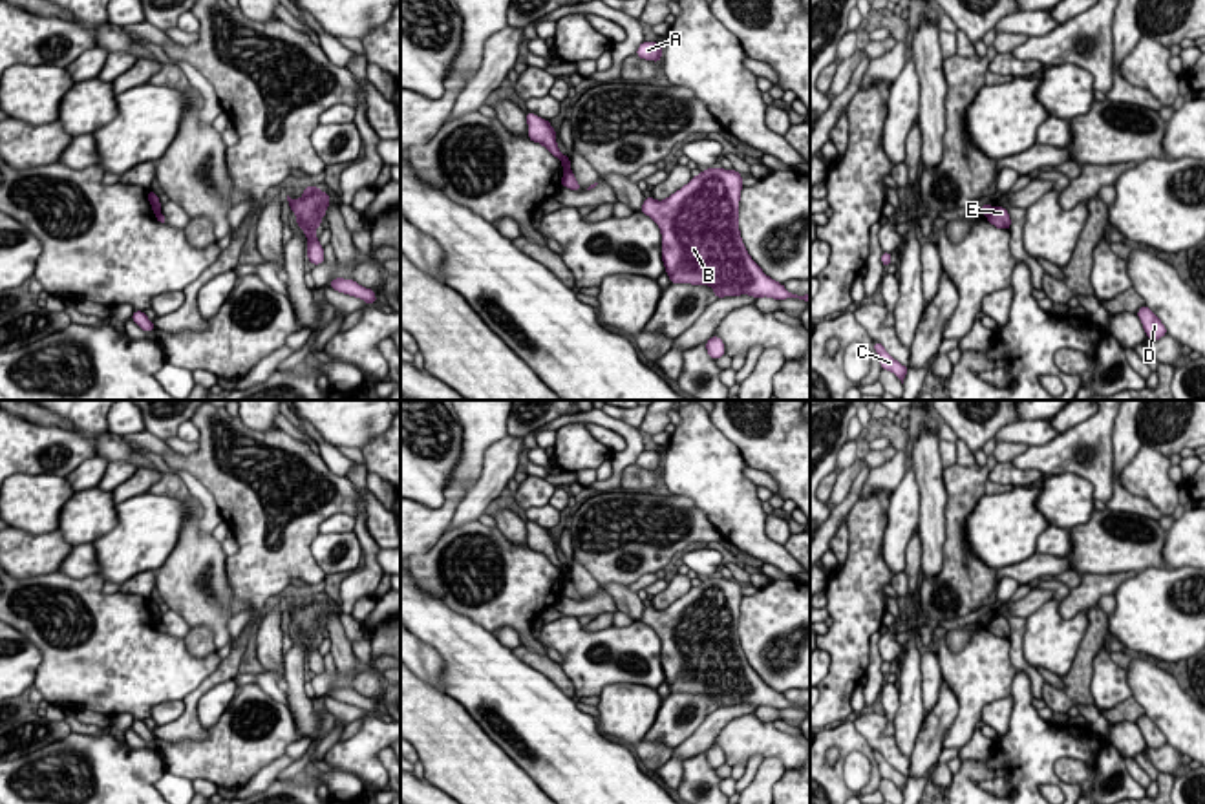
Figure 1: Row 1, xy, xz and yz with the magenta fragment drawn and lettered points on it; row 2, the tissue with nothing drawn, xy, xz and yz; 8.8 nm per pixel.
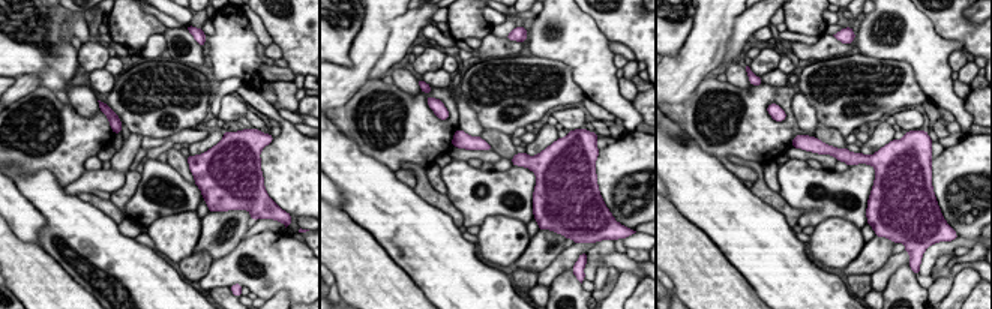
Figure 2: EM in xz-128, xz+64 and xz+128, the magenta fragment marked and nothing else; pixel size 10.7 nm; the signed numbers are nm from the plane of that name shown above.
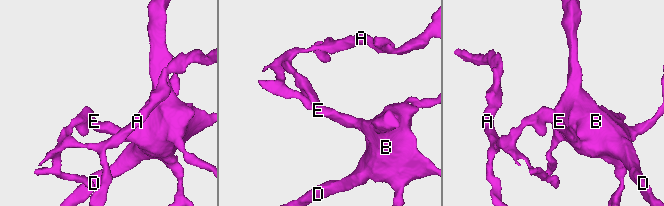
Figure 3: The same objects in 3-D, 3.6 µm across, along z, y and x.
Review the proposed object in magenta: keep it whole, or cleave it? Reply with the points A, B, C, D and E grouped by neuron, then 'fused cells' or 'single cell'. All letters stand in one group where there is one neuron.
A C / B D E | fused cells

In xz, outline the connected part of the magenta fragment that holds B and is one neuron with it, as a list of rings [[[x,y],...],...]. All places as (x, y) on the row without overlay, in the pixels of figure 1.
[[[708,577],[664,610],[645,607],[642,623],[655,629],[662,641],[662,671],[671,693],[709,694],[717,707],[750,704],[755,709],[805,709],[810,704],[792,704],[783,693],[768,687],[748,663],[739,640],[739,610],[742,585],[735,579]]]

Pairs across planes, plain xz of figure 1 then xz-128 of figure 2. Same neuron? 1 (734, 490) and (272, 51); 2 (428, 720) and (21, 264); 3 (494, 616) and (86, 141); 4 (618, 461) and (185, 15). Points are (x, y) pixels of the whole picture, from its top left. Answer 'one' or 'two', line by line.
1: two
2: one
3: one
4: one

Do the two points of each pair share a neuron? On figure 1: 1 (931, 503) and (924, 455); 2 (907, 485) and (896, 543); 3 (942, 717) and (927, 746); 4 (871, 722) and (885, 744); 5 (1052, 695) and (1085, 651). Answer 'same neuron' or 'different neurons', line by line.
1: same neuron
2: same neuron
3: same neuron
4: same neuron
5: same neuron

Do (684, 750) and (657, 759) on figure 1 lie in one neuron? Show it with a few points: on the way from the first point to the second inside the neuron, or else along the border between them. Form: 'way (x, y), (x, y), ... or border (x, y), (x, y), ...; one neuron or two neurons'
border (703, 722), (671, 755); two neurons

